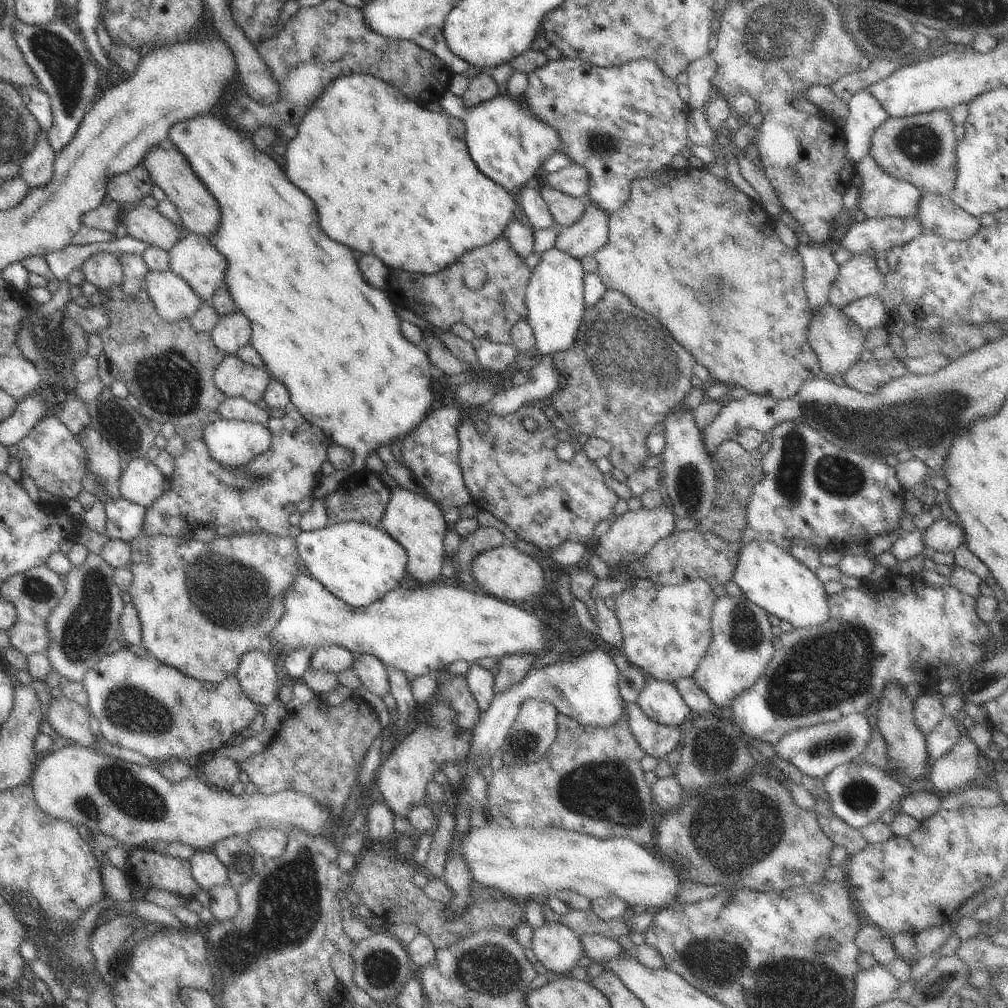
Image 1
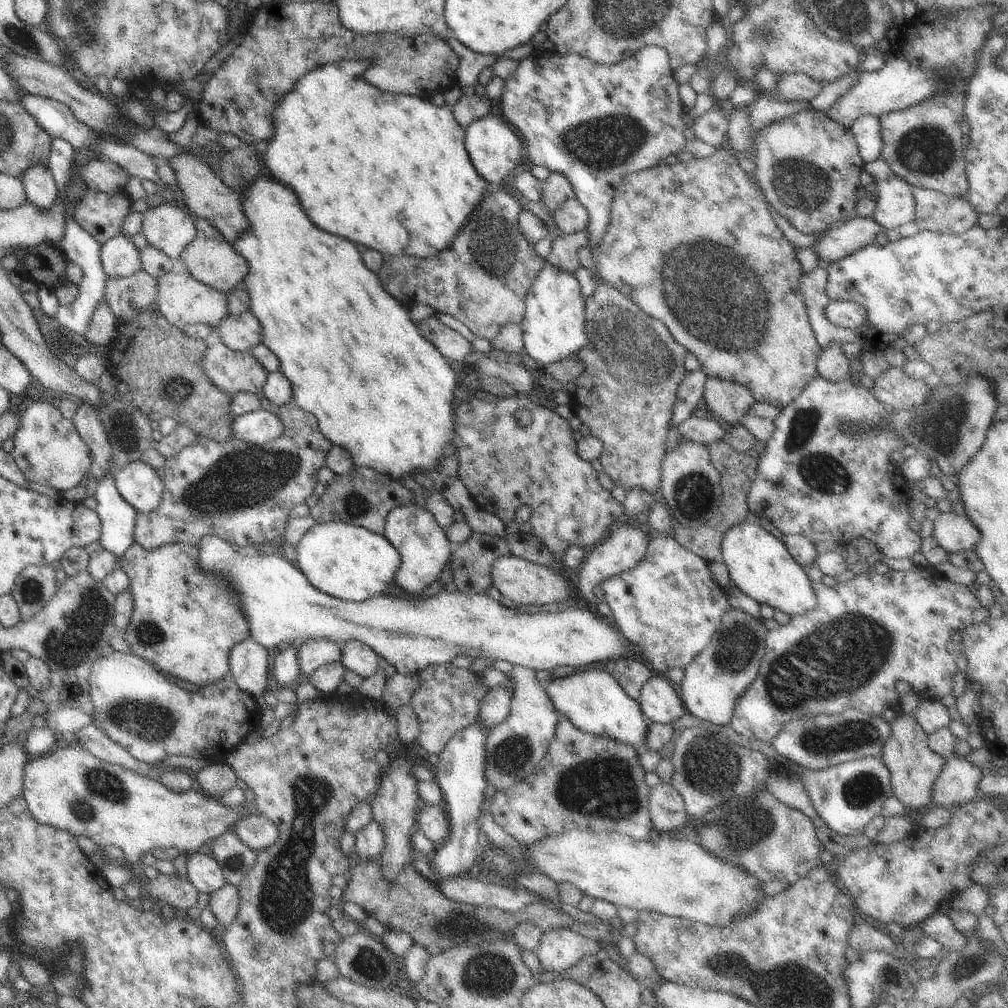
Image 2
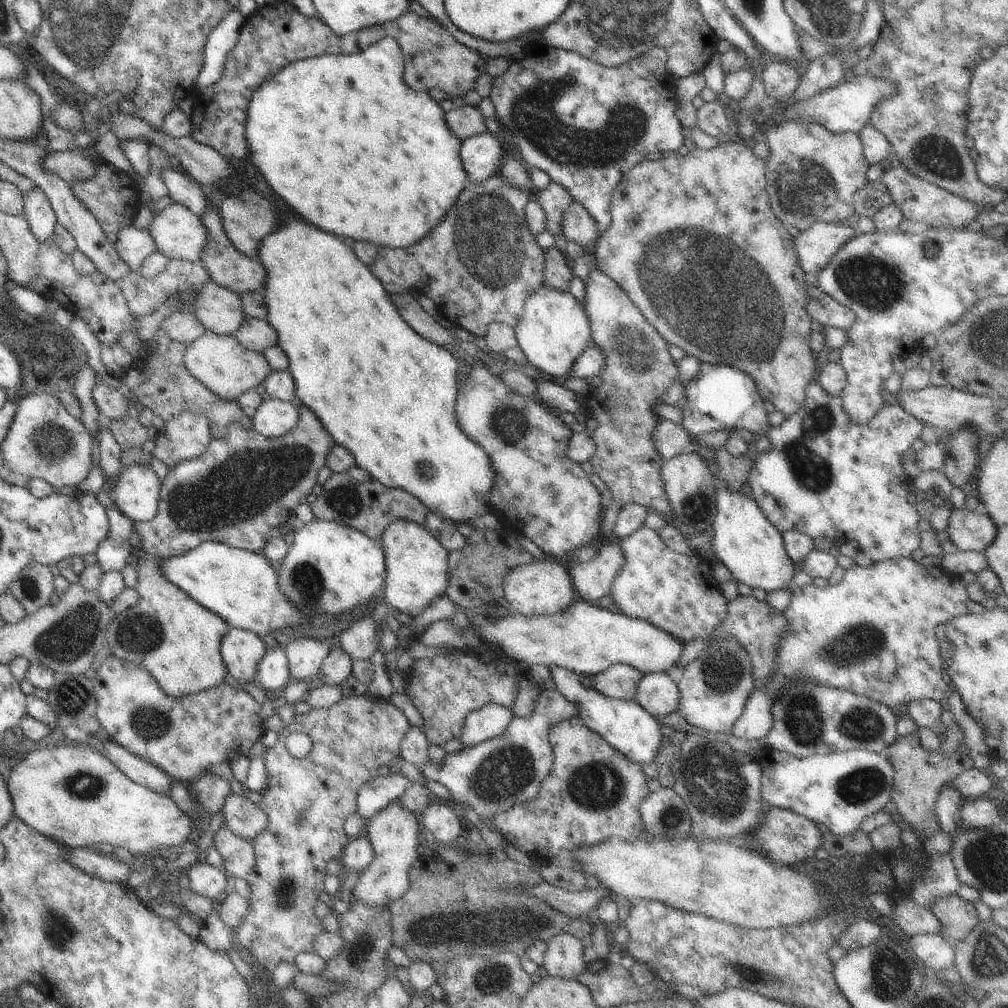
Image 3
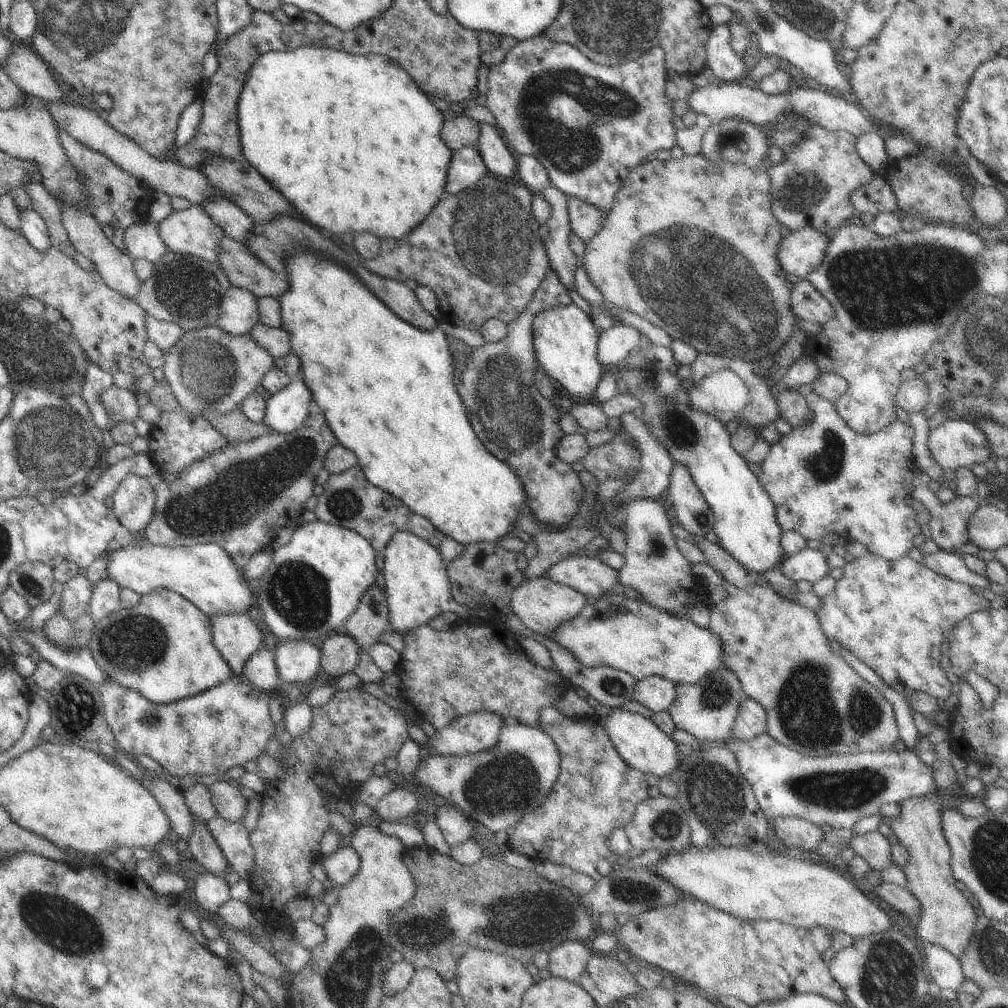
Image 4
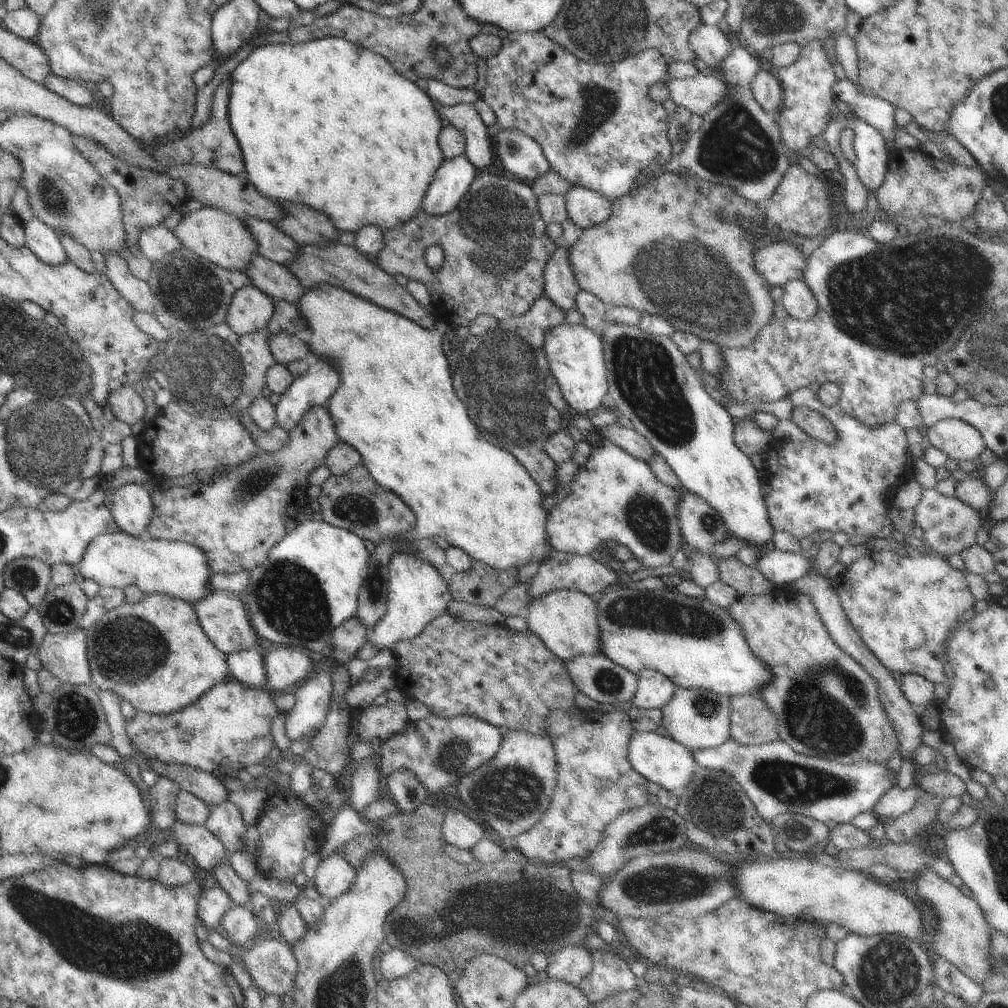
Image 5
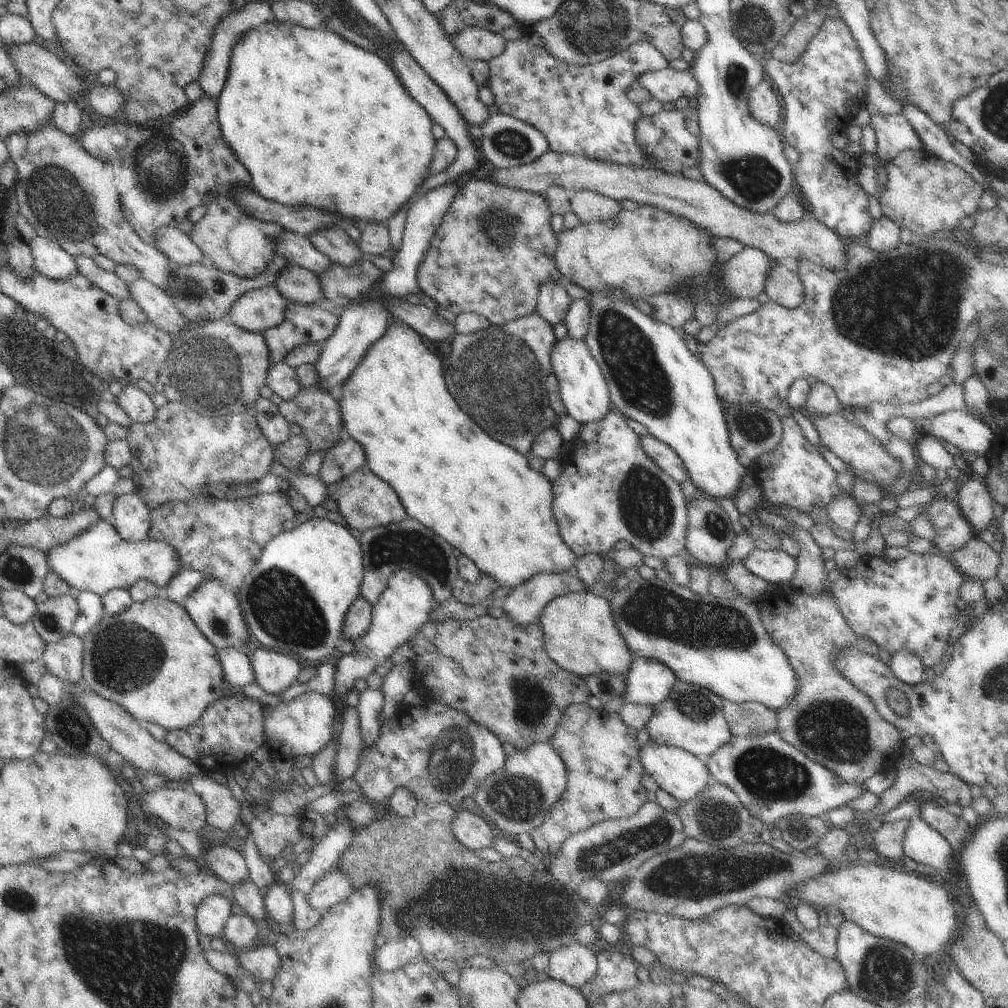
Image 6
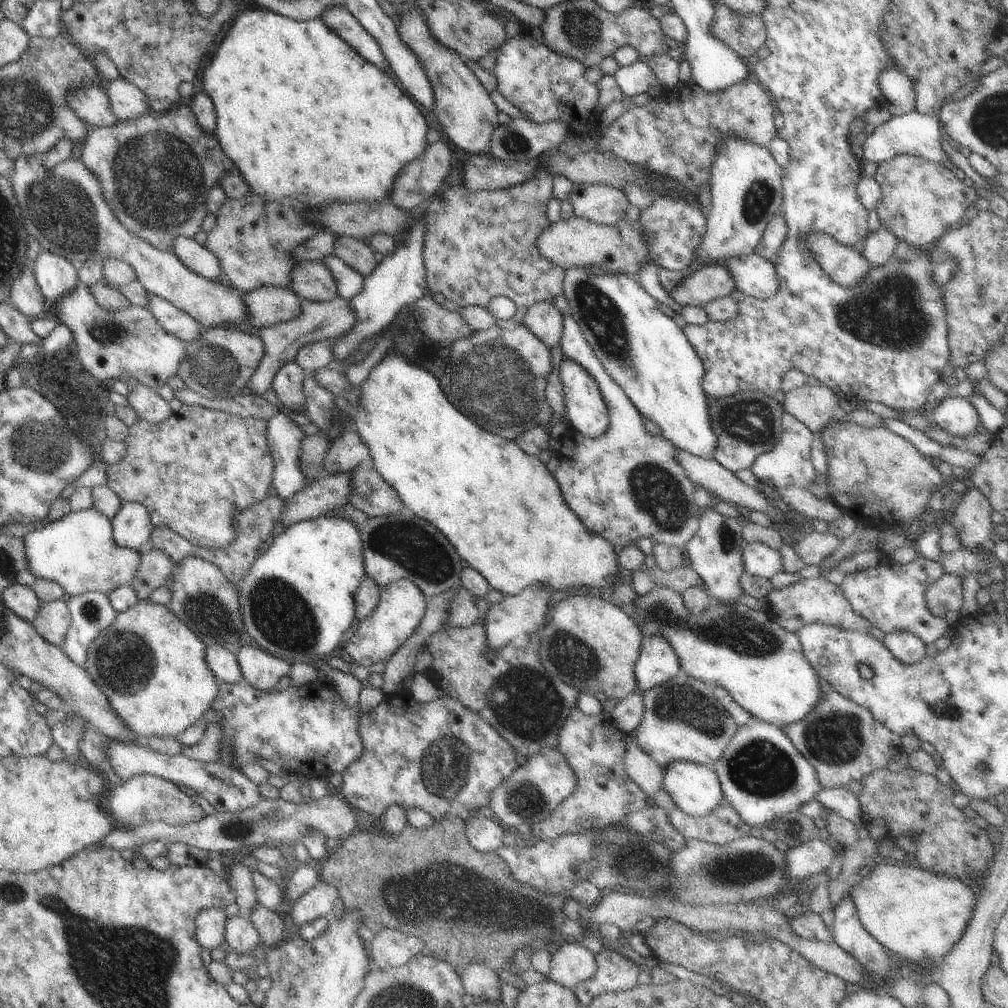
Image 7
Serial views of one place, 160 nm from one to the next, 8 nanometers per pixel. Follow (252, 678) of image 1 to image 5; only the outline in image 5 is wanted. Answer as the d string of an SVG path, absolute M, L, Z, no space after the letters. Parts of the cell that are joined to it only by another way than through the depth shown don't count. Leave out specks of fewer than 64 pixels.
M214 591L201 601L193 604L199 618L200 626L204 629L210 642L223 653L237 653L256 647L257 632L251 623L243 597L223 591Z

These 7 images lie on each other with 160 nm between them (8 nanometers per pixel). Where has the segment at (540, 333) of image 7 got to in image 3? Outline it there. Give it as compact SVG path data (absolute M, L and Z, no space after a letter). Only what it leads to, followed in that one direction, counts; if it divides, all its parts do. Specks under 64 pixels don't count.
M550 182L546 188L535 195L536 202L542 206L546 216L546 231L552 235L563 231L562 220L566 210L573 204L572 196L566 188L556 182Z

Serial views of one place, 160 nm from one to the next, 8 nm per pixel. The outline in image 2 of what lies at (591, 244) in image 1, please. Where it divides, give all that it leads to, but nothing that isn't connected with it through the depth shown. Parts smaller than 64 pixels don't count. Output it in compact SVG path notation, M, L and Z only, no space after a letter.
M586 228L575 233L562 234L552 238L552 241L552 249L545 259L546 263L571 273L576 272L581 267L578 250L589 244L589 230Z

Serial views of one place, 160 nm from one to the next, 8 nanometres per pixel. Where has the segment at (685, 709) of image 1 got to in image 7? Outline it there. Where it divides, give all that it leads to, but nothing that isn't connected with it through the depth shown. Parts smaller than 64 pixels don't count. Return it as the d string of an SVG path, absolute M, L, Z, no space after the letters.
M664 636L644 637L640 658L635 666L640 693L672 680L682 669L674 646Z

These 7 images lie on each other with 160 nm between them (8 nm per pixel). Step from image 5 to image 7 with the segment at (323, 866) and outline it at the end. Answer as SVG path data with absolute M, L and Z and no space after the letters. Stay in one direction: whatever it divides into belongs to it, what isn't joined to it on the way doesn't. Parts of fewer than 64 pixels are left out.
M318 880L307 894L304 894L295 905L287 908L294 925L302 928L304 924L314 922L322 917L331 917L334 902L338 900L338 888Z

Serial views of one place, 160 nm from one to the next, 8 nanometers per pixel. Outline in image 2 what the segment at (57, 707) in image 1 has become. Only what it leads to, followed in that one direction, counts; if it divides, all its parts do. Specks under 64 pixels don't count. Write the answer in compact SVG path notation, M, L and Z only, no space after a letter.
M94 724L77 730L75 735L77 743L86 747L98 760L125 766L127 769L138 771L152 778L158 778L161 774L160 770L153 769L149 763L134 758L125 748L108 738L106 733Z

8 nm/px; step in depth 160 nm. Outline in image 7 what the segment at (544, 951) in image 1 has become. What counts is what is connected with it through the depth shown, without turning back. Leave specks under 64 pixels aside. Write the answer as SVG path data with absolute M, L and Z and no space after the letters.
M574 939L553 948L548 981L575 992L582 982L589 980L597 970L595 954Z

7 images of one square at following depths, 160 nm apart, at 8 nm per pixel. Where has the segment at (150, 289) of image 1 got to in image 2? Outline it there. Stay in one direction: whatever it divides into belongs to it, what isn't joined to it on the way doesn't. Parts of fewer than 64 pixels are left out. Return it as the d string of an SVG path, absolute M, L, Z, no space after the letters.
M170 271L157 281L155 309L160 311L171 325L176 325L181 329L184 329L186 325L196 323L218 326L220 321L229 314L226 293L196 280L190 273L179 274Z

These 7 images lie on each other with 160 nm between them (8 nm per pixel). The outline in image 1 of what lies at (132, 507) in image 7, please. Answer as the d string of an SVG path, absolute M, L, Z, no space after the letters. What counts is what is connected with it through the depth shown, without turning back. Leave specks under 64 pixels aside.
M148 457L131 460L120 477L122 497L143 507L152 506L167 487L168 479Z

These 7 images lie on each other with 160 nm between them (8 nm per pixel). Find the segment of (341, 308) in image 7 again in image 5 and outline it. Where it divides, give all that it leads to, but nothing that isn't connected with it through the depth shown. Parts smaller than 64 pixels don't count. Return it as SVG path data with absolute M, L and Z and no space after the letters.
M276 300L274 312L267 324L268 333L288 333L289 335L306 336L308 328L295 304Z

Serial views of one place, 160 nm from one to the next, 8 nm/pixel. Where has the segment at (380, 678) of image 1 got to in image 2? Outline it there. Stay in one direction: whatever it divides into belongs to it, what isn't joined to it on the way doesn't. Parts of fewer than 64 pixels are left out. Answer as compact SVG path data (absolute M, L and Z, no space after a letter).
M350 639L342 646L340 660L346 669L357 672L363 679L374 676L382 658L367 644L356 639Z

